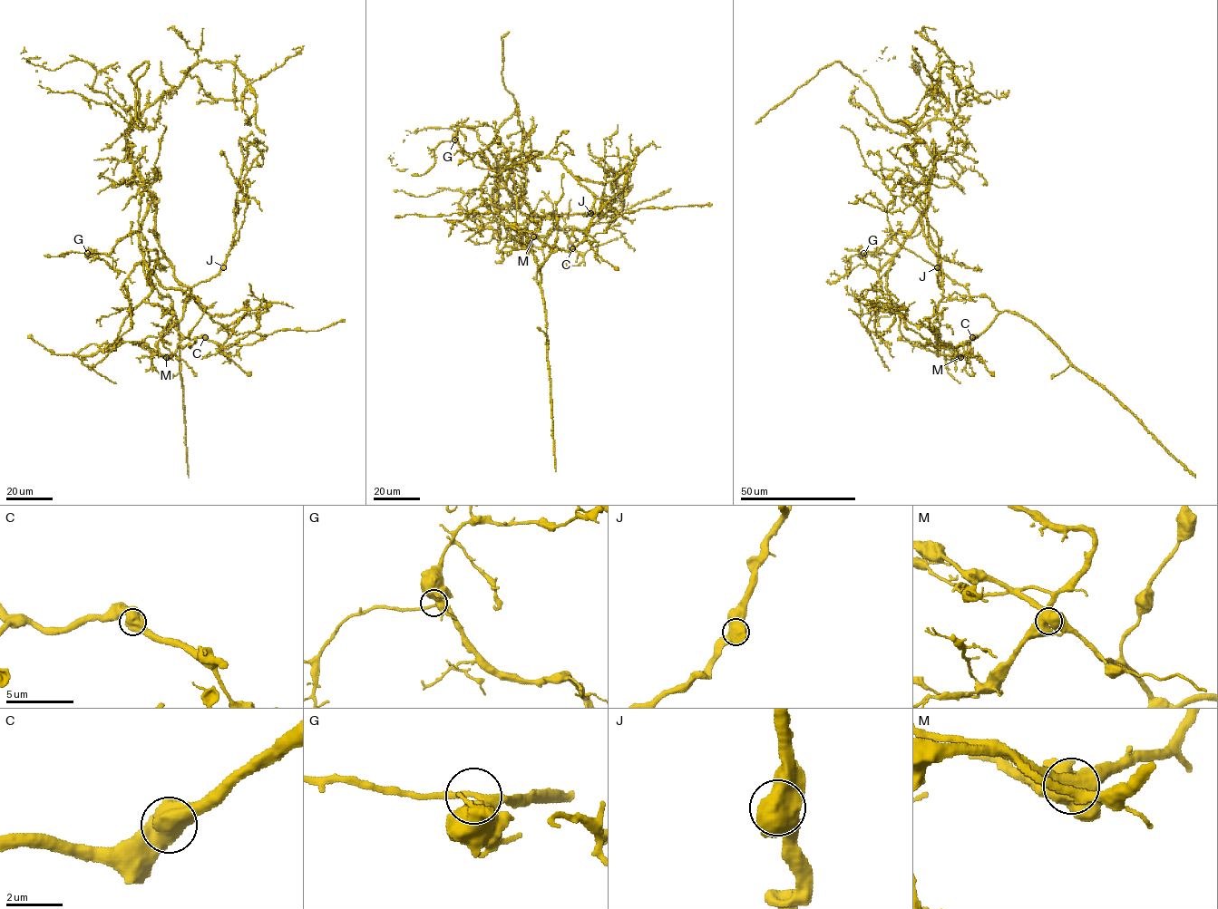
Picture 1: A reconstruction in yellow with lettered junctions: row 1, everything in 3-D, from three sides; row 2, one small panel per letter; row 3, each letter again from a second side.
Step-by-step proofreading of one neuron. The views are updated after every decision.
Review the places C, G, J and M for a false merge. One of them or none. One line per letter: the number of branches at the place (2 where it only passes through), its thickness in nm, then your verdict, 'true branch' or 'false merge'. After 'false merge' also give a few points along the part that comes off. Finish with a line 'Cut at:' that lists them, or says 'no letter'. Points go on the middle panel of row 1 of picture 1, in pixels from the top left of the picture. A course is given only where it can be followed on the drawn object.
C: 3 | 600 nm | true branch
G: 4 | 400 nm | true branch
J: 3 | 480 nm | true branch
M: 4 | 650 nm | false merge | (533, 236), (550, 249), (539, 272), (546, 322), (555, 471)
Cut at: M

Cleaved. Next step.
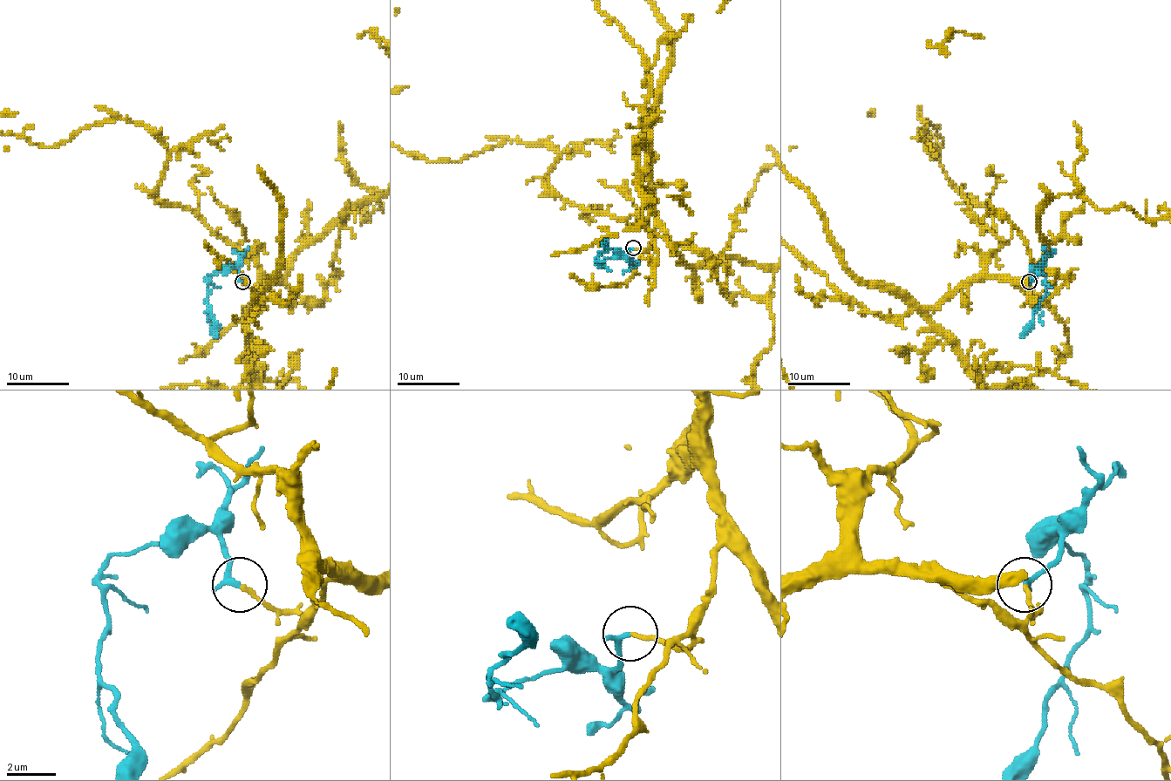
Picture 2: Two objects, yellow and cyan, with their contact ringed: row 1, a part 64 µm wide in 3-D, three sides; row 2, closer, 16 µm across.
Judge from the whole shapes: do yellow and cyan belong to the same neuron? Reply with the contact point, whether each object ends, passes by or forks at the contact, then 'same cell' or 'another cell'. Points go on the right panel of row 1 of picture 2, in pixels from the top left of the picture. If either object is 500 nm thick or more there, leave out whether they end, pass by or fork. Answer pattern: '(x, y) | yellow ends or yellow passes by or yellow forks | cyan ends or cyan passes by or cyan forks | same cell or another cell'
(1029, 281) | yellow ends | cyan ends | same cell

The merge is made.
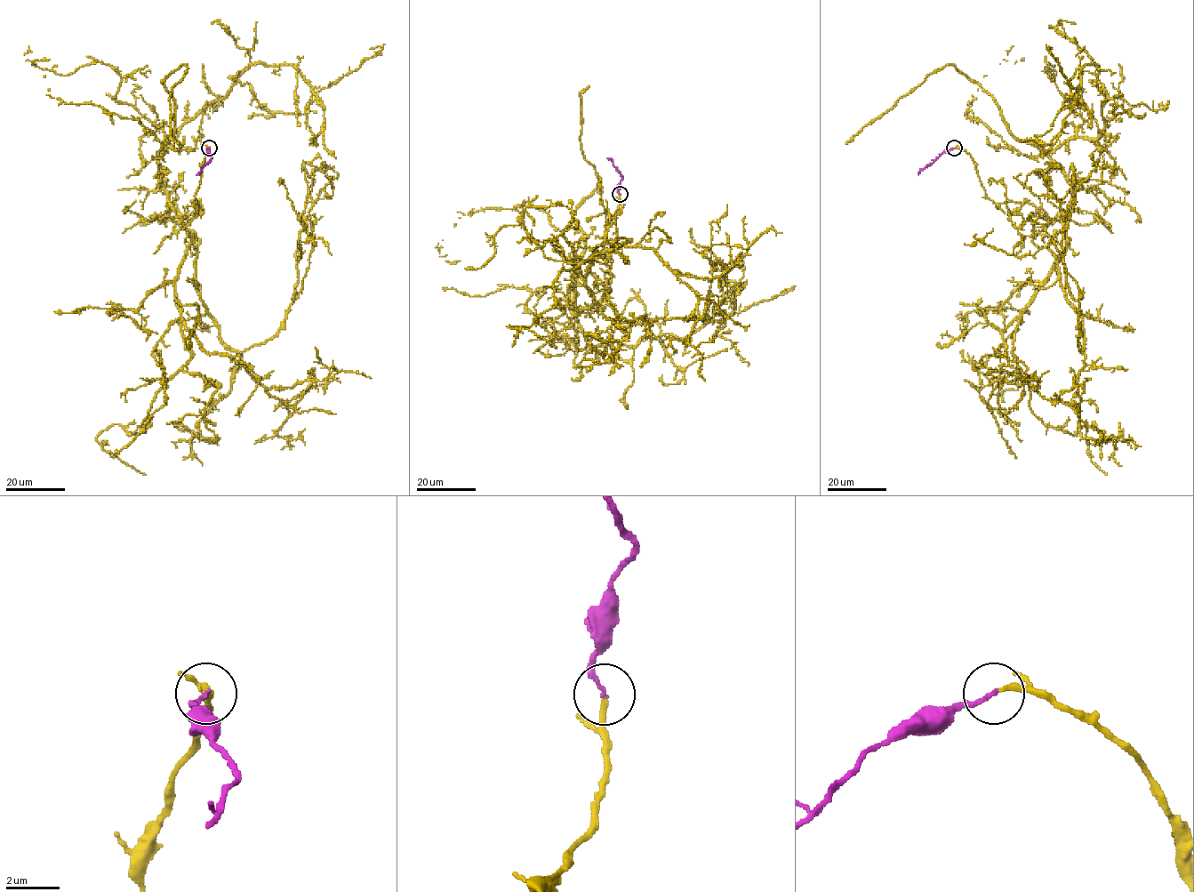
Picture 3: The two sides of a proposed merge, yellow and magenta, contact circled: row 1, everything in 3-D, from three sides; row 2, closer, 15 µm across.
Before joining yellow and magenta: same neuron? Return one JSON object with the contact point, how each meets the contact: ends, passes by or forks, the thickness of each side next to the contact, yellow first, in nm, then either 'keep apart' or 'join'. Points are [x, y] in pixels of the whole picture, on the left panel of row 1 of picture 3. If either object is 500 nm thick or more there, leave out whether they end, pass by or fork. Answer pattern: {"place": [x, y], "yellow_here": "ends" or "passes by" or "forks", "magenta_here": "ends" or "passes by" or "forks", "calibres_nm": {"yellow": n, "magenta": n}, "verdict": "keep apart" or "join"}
{"place": [209, 148], "yellow_here": "ends", "magenta_here": "ends", "calibres_nm": {"yellow": 200, "magenta": 140}, "verdict": "join"}

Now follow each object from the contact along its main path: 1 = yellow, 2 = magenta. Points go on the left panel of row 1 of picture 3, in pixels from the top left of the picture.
1: (208, 148), (181, 221), (198, 294), (239, 351), (292, 302), (302, 164), (337, 179)
2: (208, 148), (212, 157), (196, 174)

